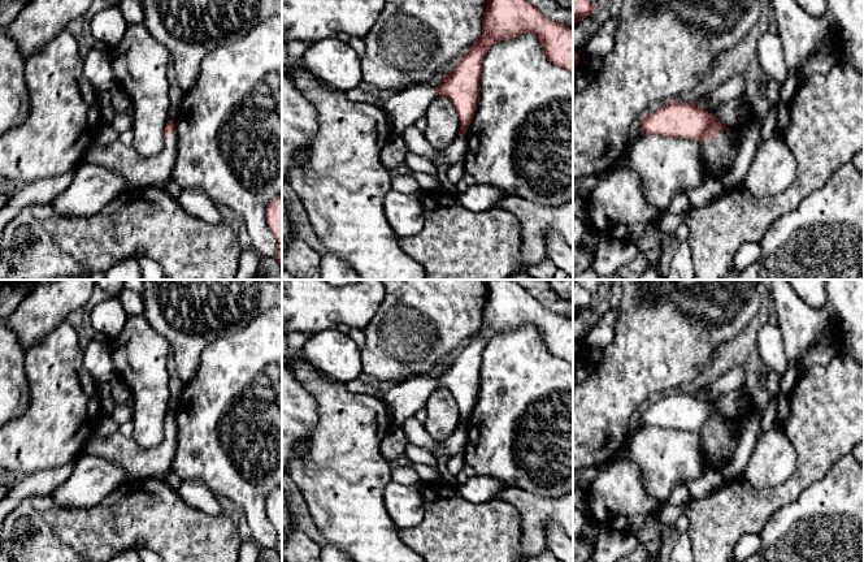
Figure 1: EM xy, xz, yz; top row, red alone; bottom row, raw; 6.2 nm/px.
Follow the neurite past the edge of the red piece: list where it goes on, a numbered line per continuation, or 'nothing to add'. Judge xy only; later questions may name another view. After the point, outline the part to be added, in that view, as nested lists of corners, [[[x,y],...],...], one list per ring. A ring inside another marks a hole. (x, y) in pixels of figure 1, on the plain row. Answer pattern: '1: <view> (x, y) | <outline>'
nothing to add

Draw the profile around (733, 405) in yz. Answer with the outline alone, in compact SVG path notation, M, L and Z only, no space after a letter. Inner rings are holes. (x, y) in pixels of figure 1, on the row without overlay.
M743 386L721 395L715 403L715 407L726 419L738 420L744 415L747 408L752 407L752 401L746 393L747 389Z

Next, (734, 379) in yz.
M734 366L715 381L696 389L692 394L698 401L715 405L721 395L743 388L746 379L744 367Z

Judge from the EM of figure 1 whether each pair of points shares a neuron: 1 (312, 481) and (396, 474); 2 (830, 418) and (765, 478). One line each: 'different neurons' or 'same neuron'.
1: different neurons
2: different neurons

